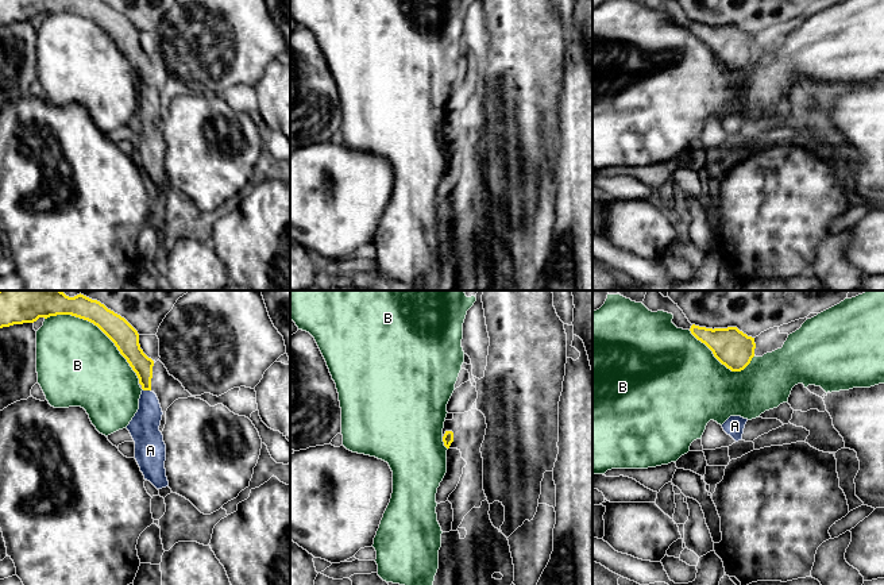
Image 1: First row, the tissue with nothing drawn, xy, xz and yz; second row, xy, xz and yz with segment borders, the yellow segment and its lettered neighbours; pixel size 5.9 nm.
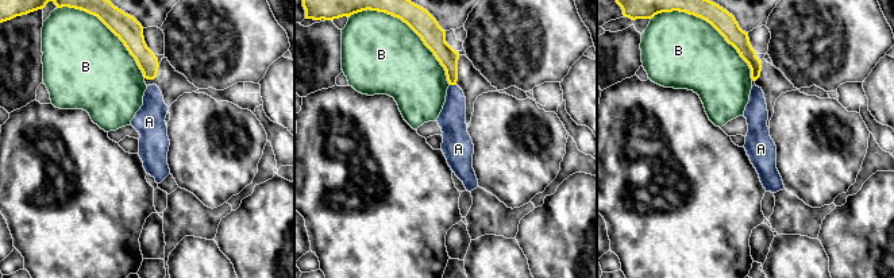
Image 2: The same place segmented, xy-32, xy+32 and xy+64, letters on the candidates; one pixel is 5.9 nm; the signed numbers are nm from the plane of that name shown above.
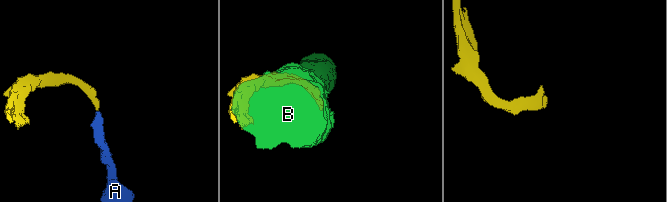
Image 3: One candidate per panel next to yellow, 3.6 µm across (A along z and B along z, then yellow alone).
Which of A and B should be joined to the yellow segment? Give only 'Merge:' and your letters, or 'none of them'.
Merge: A

